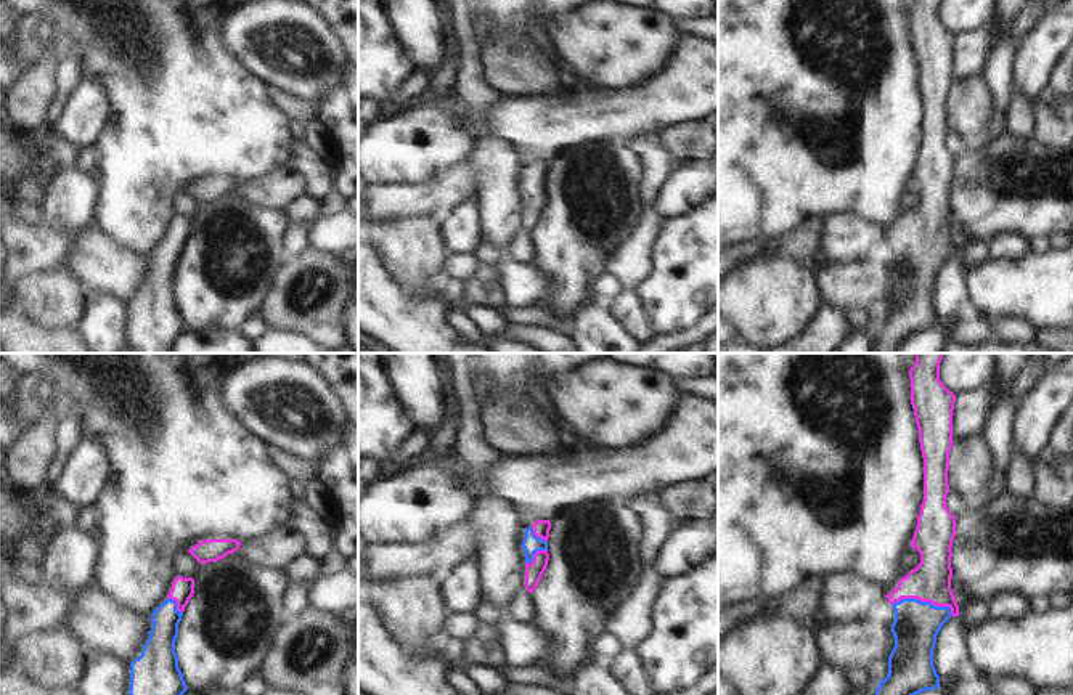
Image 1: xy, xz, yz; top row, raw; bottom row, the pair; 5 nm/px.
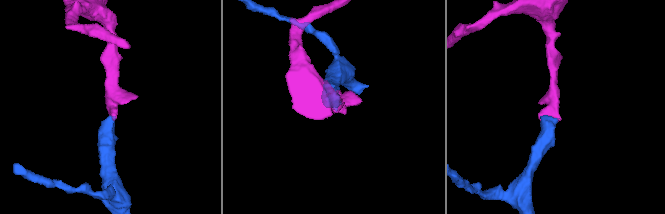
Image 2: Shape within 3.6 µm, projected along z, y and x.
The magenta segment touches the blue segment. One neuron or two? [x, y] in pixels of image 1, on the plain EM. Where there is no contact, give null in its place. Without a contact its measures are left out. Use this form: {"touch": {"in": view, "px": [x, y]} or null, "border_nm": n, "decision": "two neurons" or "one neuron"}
{"touch": {"in": "yz", "px": [924, 241]}, "border_nm": 320, "decision": "one neuron"}

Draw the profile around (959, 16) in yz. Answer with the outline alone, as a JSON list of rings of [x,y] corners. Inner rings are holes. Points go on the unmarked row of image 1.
[[[941,0],[940,21],[956,37],[989,27],[996,19],[996,0]]]

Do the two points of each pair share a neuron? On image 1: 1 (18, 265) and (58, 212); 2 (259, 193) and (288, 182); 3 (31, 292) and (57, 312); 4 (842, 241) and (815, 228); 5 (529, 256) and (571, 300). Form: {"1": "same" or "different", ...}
{"1": "same", "2": "same", "3": "same", "4": "different", "5": "different"}

